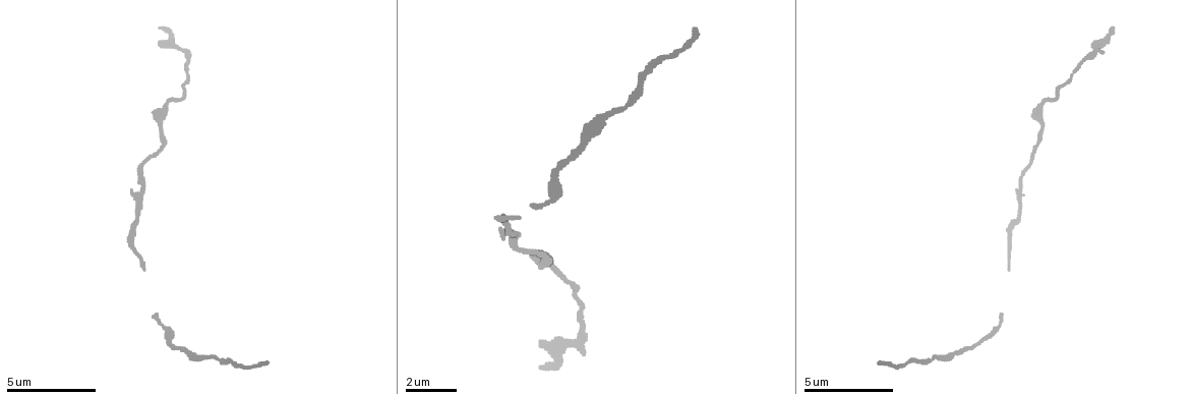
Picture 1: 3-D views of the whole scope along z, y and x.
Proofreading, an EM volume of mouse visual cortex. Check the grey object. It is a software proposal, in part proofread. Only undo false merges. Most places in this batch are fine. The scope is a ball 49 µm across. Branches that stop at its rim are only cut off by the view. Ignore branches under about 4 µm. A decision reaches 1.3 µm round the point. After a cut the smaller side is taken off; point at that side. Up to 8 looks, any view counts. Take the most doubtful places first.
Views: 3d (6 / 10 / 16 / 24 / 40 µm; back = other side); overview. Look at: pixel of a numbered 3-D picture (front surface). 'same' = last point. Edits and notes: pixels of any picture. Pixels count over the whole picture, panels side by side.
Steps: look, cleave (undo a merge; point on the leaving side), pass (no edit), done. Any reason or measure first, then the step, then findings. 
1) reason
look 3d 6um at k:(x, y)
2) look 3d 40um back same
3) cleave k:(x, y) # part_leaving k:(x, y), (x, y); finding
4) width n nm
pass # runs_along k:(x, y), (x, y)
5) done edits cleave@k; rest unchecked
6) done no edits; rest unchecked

sudden change in width
look 3d 16um at 1:(536, 206)

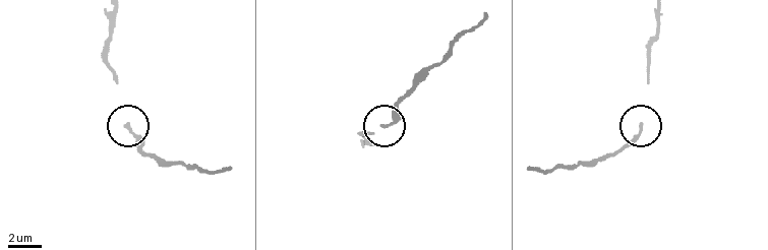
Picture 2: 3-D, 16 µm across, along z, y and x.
other side
look 3d 16um back same

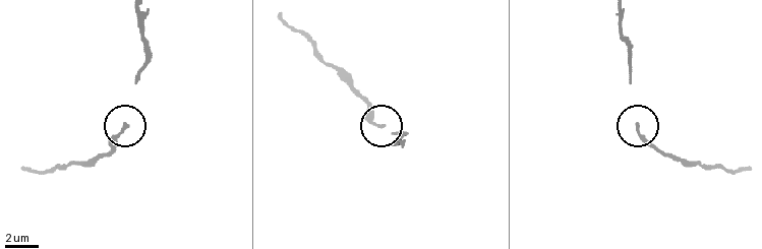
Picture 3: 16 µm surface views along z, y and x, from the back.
pass # continuous, no second neuron

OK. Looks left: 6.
sudden change in width
look 3d 16um at 1:(163, 141)

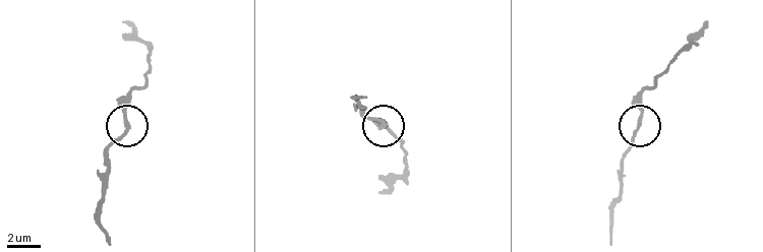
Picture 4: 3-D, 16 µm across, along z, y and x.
pass # runs_along 4:(99, 217), (107, 153), (124, 129), (130, 89); continuous, no second neuron

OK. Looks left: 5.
thick turns thin
look 3d 10um at 1:(933, 357)

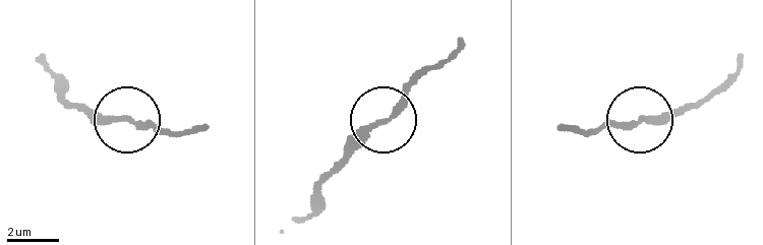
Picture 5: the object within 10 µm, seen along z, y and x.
other side
look 3d 10um back at 5:(643, 120)

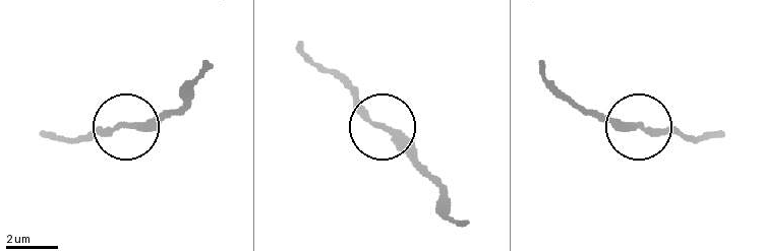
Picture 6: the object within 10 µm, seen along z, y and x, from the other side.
pass # all the same neuron

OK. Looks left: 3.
look 3d 6um at 1:(499, 219)

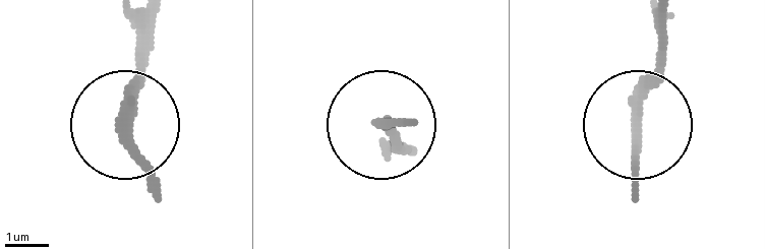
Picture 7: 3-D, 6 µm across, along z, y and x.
side_arm 16 um
pass # one neuron here

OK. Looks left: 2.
done no edits; rest unchecked

